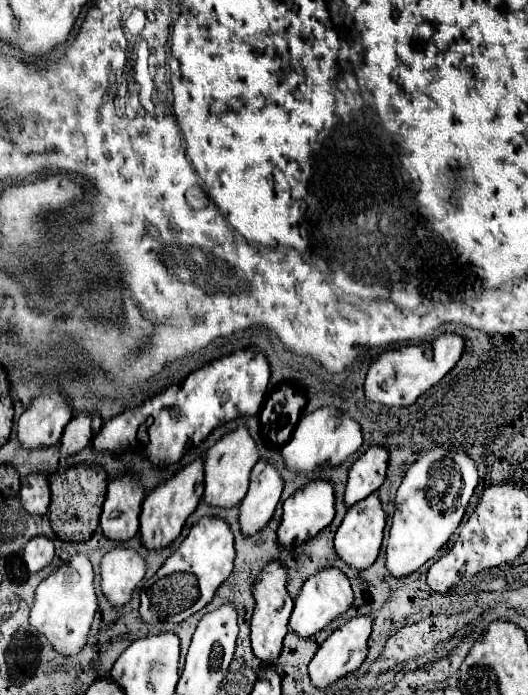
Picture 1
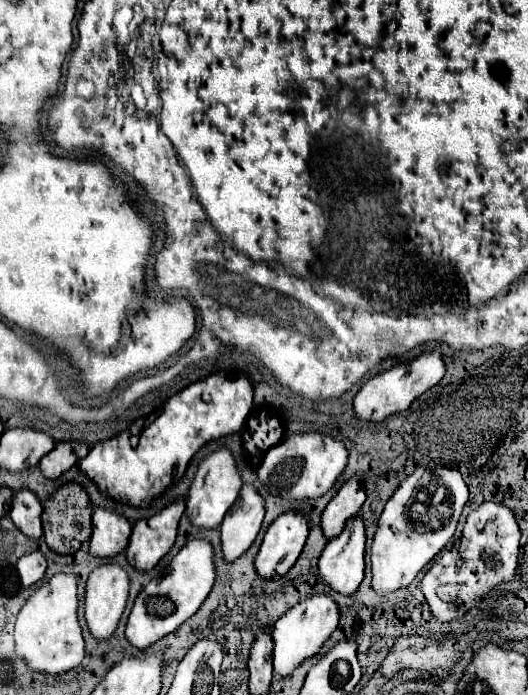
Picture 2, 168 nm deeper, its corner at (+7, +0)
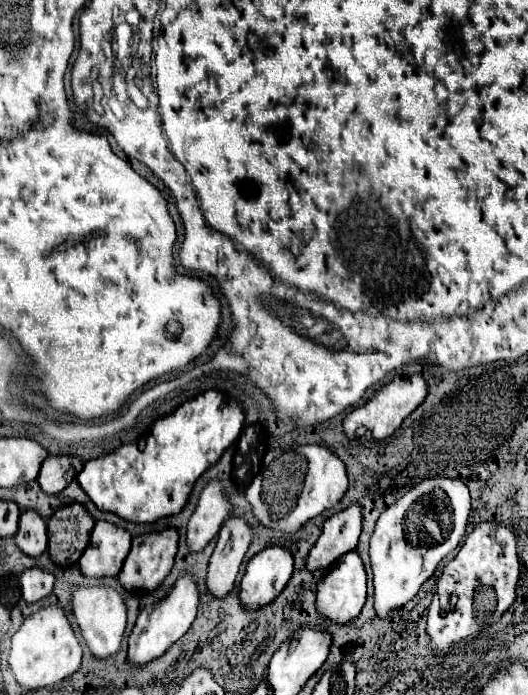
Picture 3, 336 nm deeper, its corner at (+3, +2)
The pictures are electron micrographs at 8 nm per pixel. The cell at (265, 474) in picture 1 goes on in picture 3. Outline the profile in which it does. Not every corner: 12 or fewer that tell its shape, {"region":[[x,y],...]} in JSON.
{"region":[[231,515],[217,535],[207,587],[215,597],[233,589],[253,529]]}

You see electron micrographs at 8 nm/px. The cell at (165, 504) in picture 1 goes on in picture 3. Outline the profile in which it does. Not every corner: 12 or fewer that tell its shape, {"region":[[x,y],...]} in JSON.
{"region":[[175,527],[133,539],[119,581],[153,591],[177,553]]}

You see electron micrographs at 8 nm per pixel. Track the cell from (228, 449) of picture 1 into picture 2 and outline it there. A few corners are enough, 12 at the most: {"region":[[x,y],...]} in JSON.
{"region":[[227,449],[201,461],[187,497],[193,527],[213,529],[239,497]]}

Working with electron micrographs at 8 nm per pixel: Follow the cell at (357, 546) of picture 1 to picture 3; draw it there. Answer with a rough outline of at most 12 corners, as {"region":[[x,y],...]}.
{"region":[[357,551],[323,571],[317,607],[335,623],[357,617],[367,573]]}

